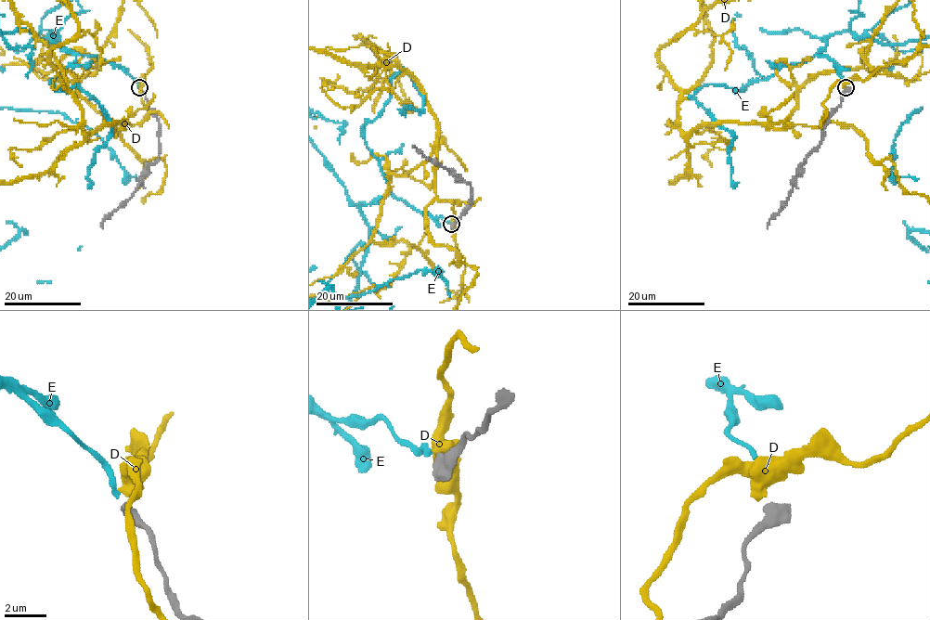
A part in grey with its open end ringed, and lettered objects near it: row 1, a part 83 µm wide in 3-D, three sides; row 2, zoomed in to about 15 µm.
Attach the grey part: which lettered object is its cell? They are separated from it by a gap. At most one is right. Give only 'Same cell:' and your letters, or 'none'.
Same cell: E

